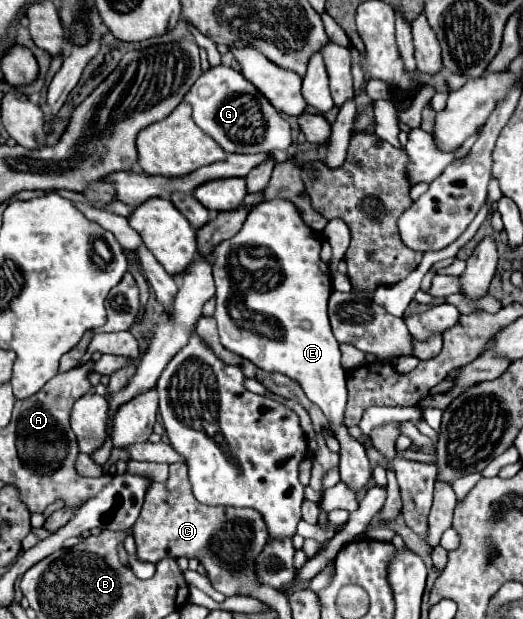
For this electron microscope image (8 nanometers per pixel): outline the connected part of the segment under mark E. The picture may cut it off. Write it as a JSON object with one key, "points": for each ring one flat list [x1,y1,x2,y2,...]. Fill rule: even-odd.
{"points":[[289,199,265,201,251,207,241,231,219,243,211,253,213,279,217,287,217,309,215,321,219,327,219,337,225,349,249,359,263,371,277,371,301,385,305,395,321,407,325,413,329,427,339,441,339,473,341,481,353,491,359,493,371,481,371,463,367,459,367,451,363,443,349,435,345,421,345,405,347,405,347,371,341,365,339,343,331,331,327,317,327,299,331,295,331,271,329,265,321,261,321,239,317,233,303,221,297,205]]}

